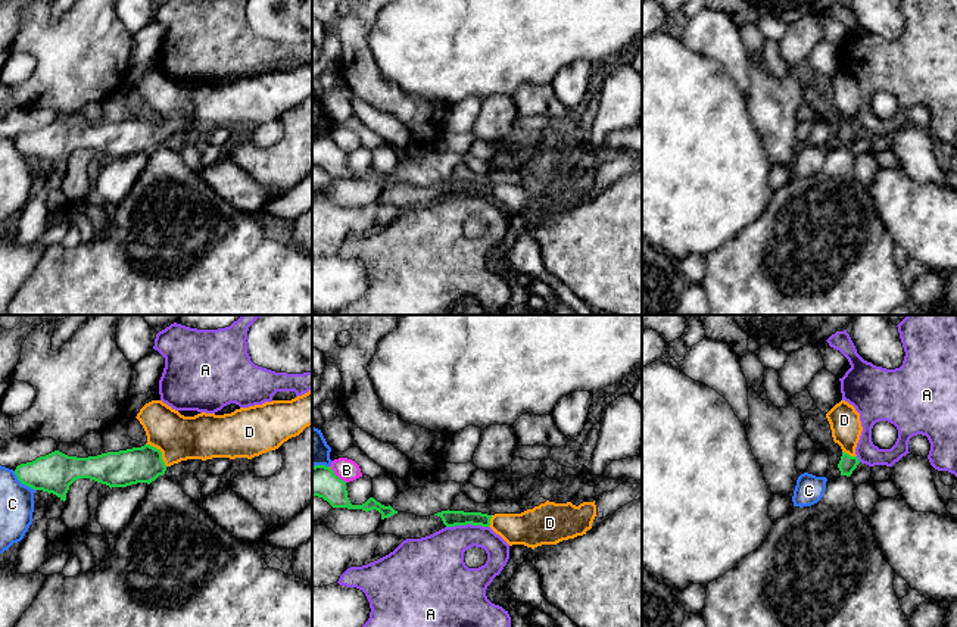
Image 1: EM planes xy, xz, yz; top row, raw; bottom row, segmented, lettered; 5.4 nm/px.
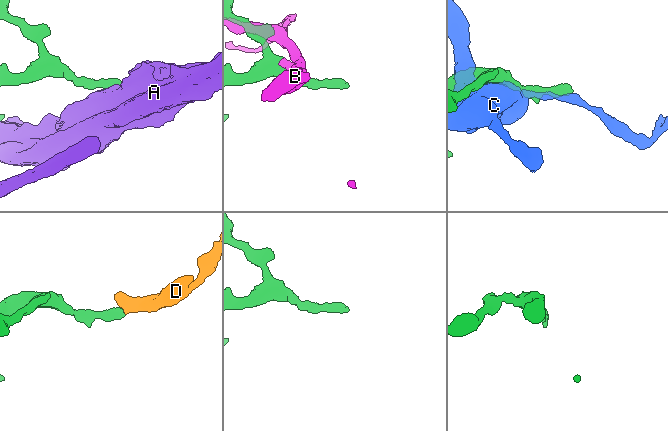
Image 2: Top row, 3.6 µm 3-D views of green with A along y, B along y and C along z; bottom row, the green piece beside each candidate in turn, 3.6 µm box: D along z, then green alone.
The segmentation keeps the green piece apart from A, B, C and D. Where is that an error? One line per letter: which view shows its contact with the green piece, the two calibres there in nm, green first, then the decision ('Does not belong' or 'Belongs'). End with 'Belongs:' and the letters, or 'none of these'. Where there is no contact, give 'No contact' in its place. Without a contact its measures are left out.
A: Touches green in xz. Thickness 90 nm (green) against 280 nm. Does not belong
B: Touches green in xz. Thickness 170 nm (green) against 120 nm. Does not belong
C: Touches green in xy. Thickness 220 nm (green) against 190 nm. Does not belong
D: Touches green in xy. Thickness 200 nm (green) against 260 nm. Belongs
Belongs: D

